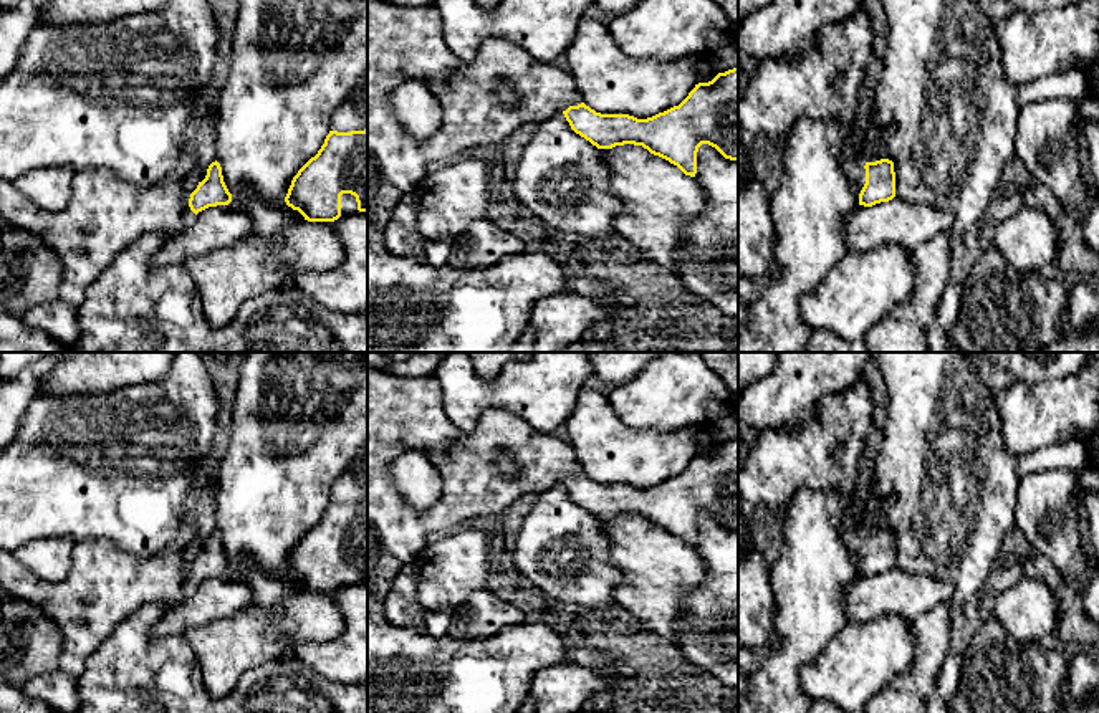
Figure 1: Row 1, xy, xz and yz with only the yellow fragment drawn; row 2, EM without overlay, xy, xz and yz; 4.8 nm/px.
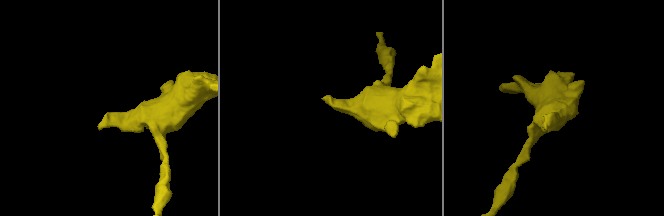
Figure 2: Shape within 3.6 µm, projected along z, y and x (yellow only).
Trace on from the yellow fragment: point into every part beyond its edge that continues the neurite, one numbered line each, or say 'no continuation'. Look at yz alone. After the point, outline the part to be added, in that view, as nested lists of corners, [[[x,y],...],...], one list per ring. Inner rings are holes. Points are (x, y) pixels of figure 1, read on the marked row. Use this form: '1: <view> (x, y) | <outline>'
1: yz (854, 169) | [[[851,159],[846,160],[842,169],[849,179],[851,184],[856,184],[857,187],[864,187],[866,184],[866,160],[864,159]]]

